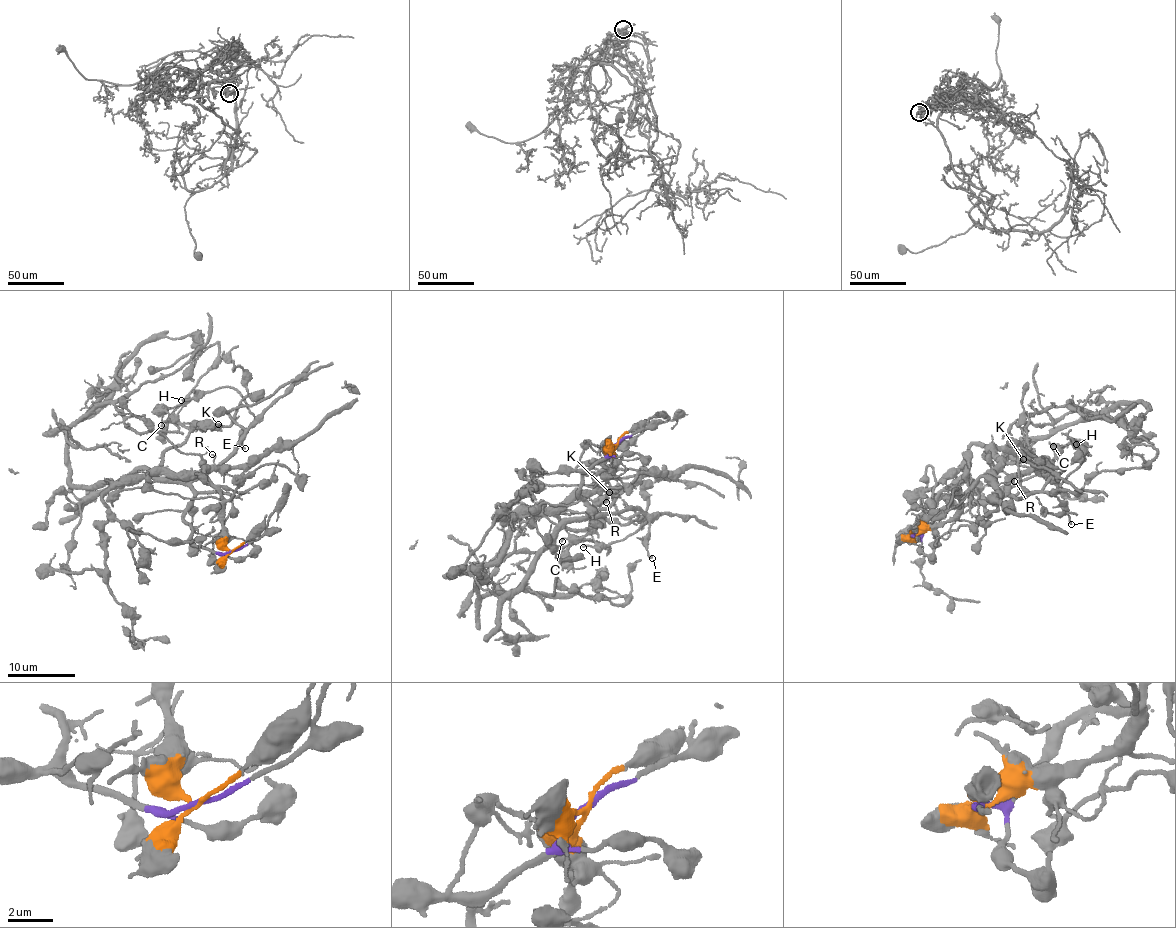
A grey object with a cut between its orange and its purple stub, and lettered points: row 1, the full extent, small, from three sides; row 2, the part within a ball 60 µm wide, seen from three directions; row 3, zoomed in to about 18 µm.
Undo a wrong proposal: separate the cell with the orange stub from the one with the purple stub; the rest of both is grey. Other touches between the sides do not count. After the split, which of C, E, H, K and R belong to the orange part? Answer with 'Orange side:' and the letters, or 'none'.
Orange side: C, K, R

